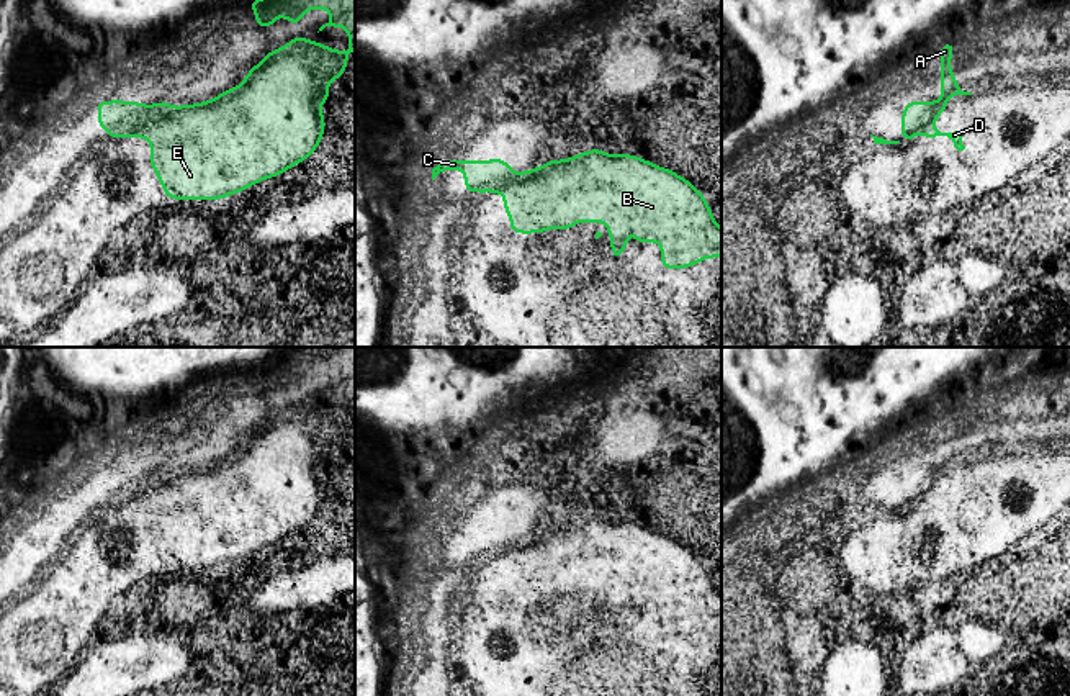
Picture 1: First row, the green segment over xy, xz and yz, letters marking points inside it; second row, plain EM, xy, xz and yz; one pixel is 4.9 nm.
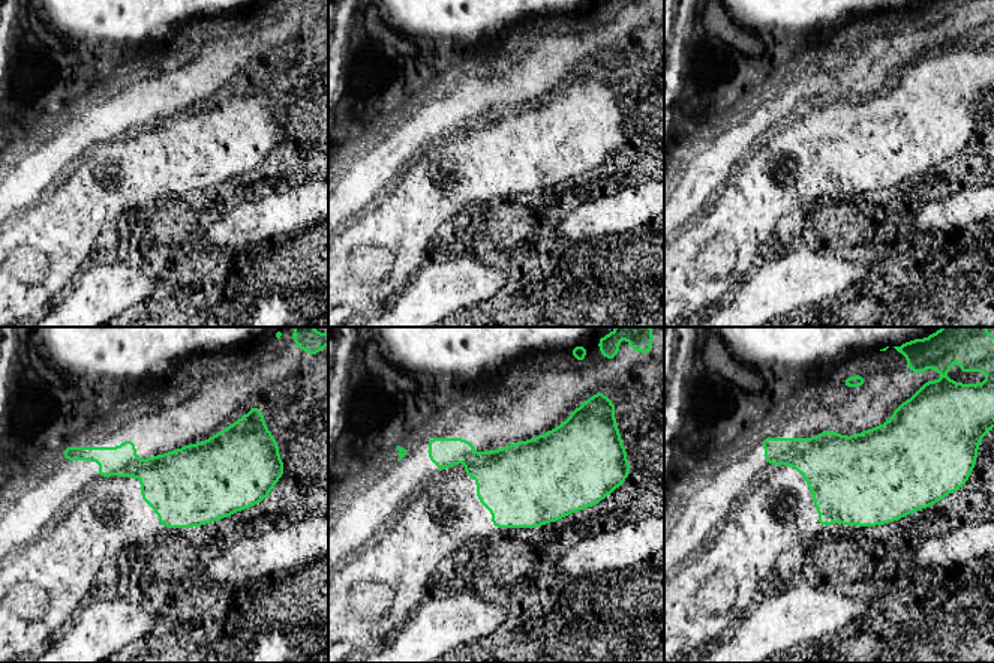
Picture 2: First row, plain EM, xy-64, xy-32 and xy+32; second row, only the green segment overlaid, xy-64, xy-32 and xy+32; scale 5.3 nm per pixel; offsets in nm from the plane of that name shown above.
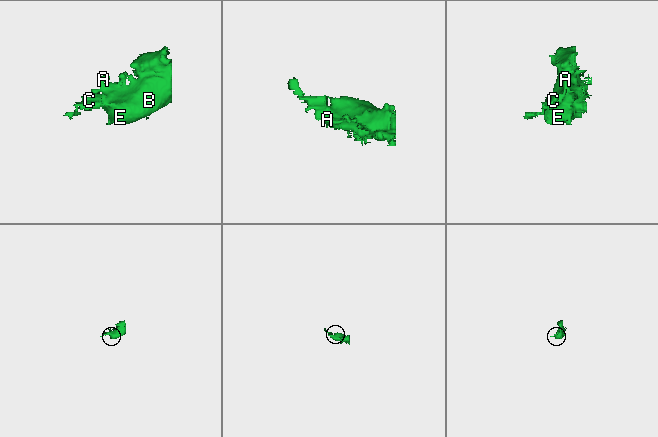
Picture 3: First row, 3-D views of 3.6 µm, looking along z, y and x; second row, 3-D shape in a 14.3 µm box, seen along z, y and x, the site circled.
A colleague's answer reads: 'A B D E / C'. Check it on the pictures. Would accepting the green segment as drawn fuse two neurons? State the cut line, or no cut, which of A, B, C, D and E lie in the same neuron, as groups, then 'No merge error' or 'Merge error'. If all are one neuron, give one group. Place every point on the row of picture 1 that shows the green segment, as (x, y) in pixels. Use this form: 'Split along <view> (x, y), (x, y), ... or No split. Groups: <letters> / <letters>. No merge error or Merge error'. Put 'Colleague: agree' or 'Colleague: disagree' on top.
Colleague: agree
Split along xy (190, 105), (154, 110), (146, 118), (121, 123), (108, 131). Groups: A B D E / C. Merge error

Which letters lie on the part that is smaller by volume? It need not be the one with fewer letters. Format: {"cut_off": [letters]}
{"cut_off": ["C"]}

